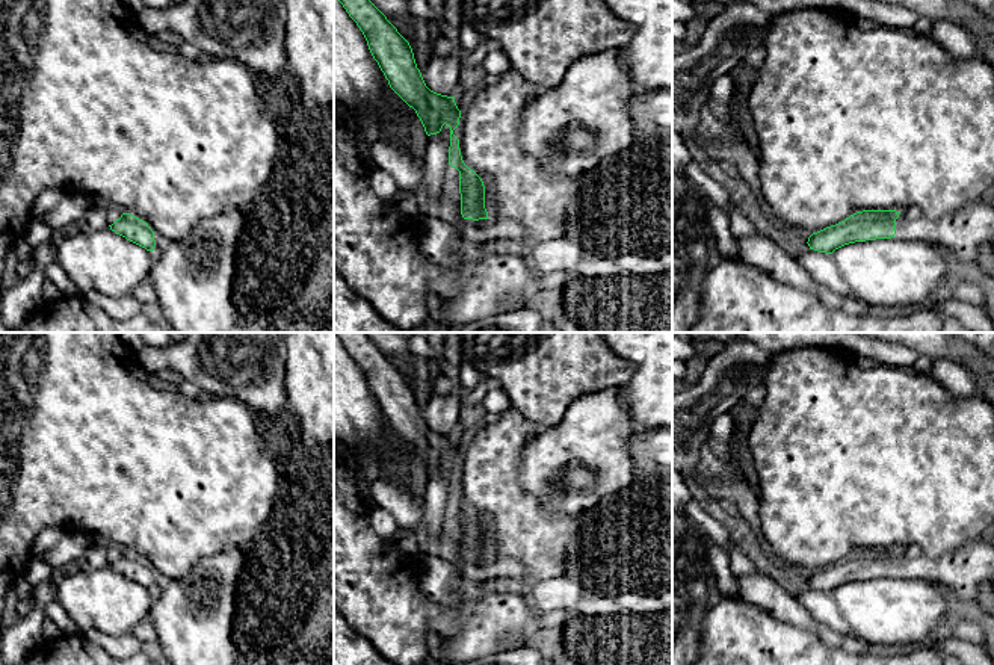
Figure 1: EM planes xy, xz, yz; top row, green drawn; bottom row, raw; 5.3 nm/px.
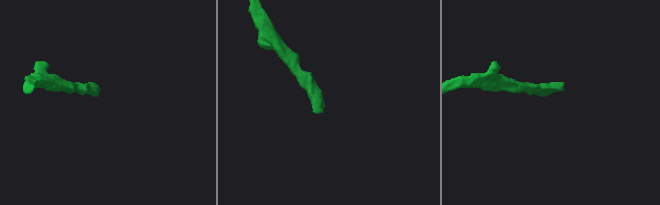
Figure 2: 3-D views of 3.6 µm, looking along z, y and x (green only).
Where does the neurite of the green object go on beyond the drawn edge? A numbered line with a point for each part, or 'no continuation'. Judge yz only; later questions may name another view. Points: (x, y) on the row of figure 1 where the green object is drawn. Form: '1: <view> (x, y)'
1: yz (960, 235)

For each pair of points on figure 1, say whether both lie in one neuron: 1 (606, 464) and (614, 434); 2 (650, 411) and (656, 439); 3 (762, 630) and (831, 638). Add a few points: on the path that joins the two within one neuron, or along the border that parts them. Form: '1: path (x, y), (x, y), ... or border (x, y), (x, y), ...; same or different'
1: path (606, 457), (606, 442); same
2: border (656, 428), (645, 431); different
3: border (786, 621), (810, 629), (828, 646), (842, 649); different

